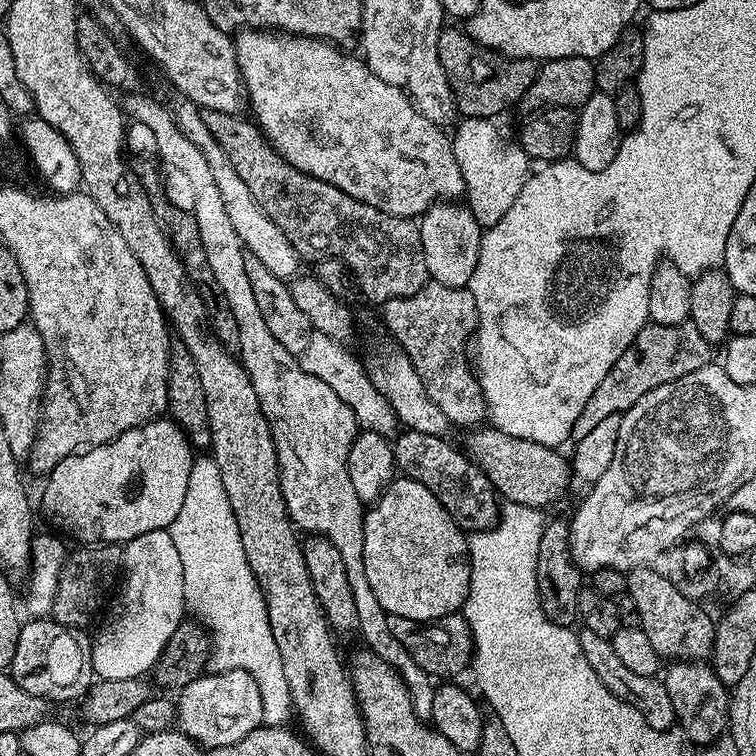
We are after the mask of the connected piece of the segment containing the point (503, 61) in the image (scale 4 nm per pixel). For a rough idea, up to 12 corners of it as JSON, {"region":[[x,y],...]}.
{"region":[[445,27],[438,58],[461,117],[500,118],[530,90],[516,60]]}

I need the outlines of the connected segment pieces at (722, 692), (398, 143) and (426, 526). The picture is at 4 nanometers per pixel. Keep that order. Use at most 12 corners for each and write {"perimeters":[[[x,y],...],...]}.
{"perimeters":[[[678,660],[662,679],[693,745],[728,728],[729,689],[707,663]],[[237,31],[255,123],[386,214],[465,195],[449,133],[359,55]],[[422,482],[364,514],[366,578],[389,616],[459,613],[465,529]]]}

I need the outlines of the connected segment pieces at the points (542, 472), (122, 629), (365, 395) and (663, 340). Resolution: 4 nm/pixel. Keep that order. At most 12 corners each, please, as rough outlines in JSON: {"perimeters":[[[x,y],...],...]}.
{"perimeters":[[[491,426],[467,455],[505,501],[544,510],[563,498],[563,451]],[[168,530],[125,543],[124,593],[92,641],[101,680],[144,678],[186,616]],[[313,331],[298,359],[354,410],[361,429],[395,437],[393,407],[334,337]],[[691,322],[647,323],[582,406],[571,439],[713,359]]]}

